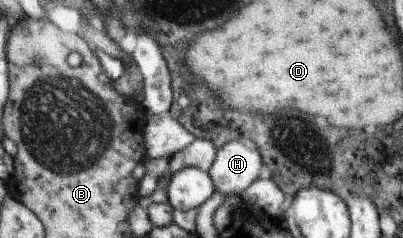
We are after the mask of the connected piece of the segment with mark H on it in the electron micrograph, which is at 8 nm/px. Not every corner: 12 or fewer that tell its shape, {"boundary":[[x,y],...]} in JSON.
{"boundary":[[235,140],[214,158],[215,192],[238,195],[259,179],[257,147]]}

